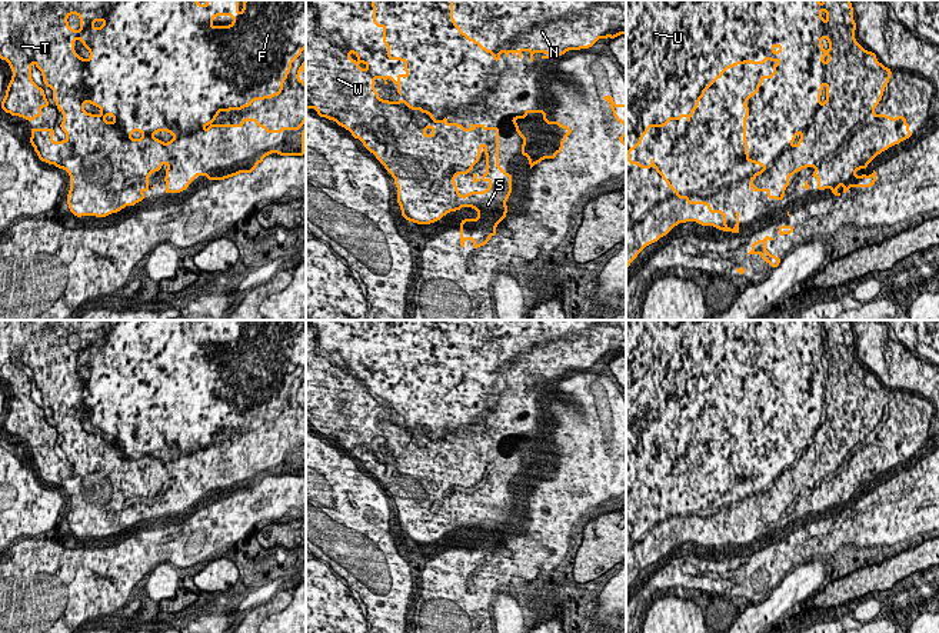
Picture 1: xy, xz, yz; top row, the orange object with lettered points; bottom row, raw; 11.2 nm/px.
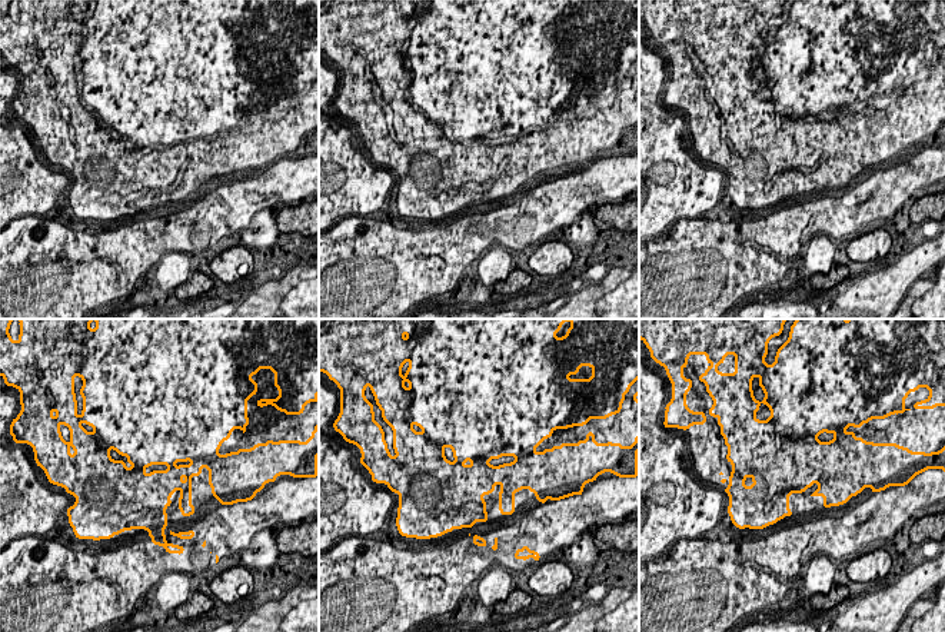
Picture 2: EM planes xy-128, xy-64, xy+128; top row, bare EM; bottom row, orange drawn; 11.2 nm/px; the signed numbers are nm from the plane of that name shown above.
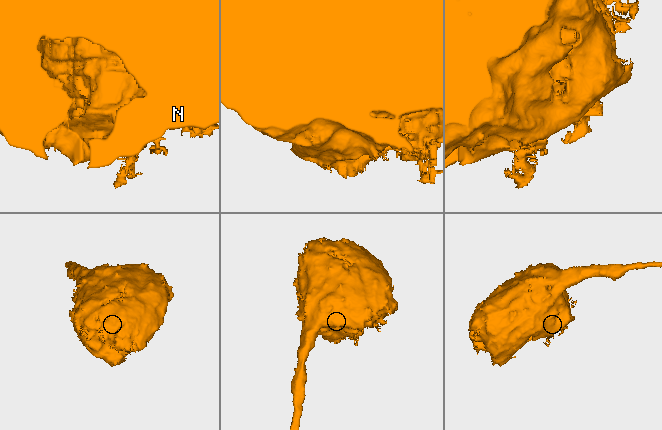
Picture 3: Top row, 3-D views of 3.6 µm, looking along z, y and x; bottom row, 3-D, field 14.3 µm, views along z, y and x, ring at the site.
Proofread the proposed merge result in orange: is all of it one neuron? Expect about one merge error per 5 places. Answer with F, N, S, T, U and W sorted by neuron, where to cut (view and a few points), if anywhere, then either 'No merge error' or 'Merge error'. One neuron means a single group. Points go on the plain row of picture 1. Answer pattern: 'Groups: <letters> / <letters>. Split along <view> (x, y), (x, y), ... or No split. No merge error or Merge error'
Groups: F N S T U W. No split. No merge error

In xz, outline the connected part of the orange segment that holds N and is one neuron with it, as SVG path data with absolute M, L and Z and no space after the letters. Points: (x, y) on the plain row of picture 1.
M449 320L450 322L450 342L459 350L460 356L464 356L469 362L479 366L480 370L490 373L495 382L500 380L500 373L503 372L506 377L512 373L522 379L522 373L530 373L530 382L533 382L535 373L542 373L542 379L555 379L556 376L563 376L569 370L589 369L595 366L599 359L615 359L620 354L626 354L626 320Z

